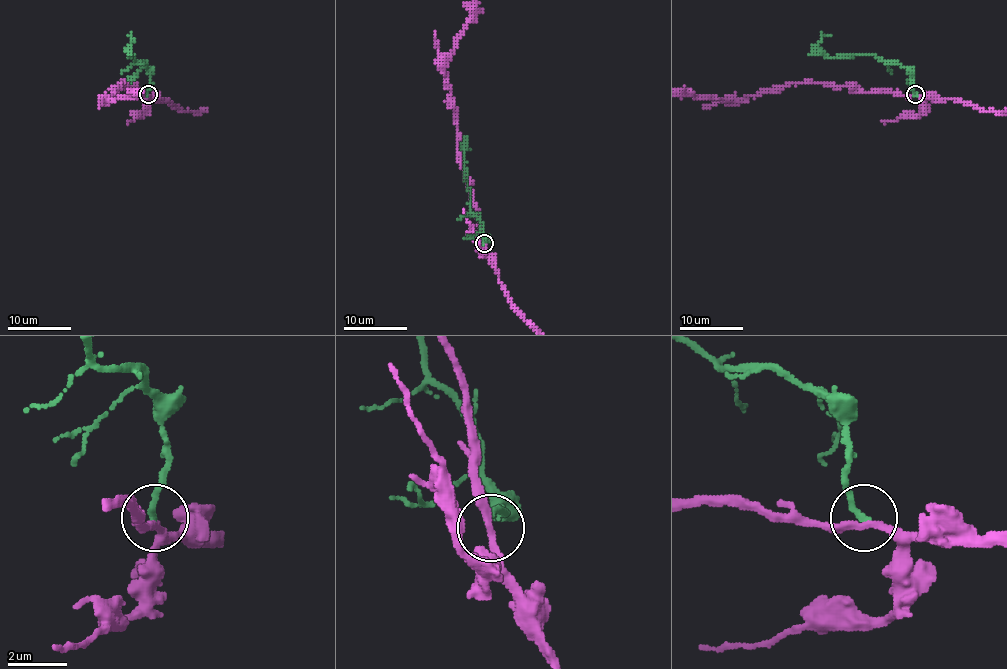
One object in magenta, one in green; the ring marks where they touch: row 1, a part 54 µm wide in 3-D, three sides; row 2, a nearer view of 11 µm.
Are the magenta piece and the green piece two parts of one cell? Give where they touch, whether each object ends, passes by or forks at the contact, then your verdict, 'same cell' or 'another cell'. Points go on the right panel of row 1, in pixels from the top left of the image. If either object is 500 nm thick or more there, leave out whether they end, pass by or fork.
place (915, 94); magenta passes by; green ends; another cell

